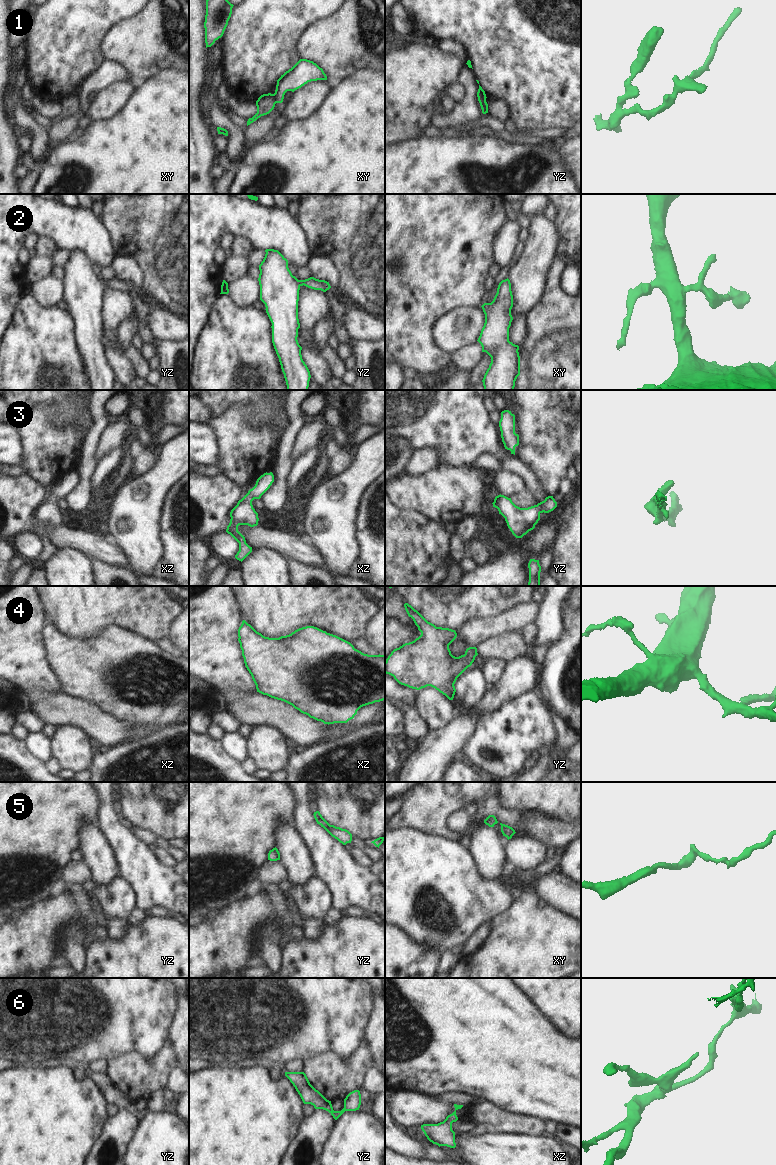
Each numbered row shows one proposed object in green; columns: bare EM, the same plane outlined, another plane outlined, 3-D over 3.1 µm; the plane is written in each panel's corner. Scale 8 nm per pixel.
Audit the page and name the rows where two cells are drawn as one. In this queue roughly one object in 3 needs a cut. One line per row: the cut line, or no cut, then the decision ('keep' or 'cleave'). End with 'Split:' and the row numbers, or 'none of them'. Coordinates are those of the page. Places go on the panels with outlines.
1: xy (272, 94), (276, 102) | cleave
2: no cut | keep
3: no cut | keep
4: no cut | keep
5: no cut | keep
6: no cut | keep
Split: 1

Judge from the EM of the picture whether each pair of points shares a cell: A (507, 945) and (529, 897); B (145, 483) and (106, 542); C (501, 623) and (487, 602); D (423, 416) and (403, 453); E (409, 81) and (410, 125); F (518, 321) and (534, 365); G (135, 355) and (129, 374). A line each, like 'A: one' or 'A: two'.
A: one
B: two
C: two
D: two
E: one
F: two
G: two

